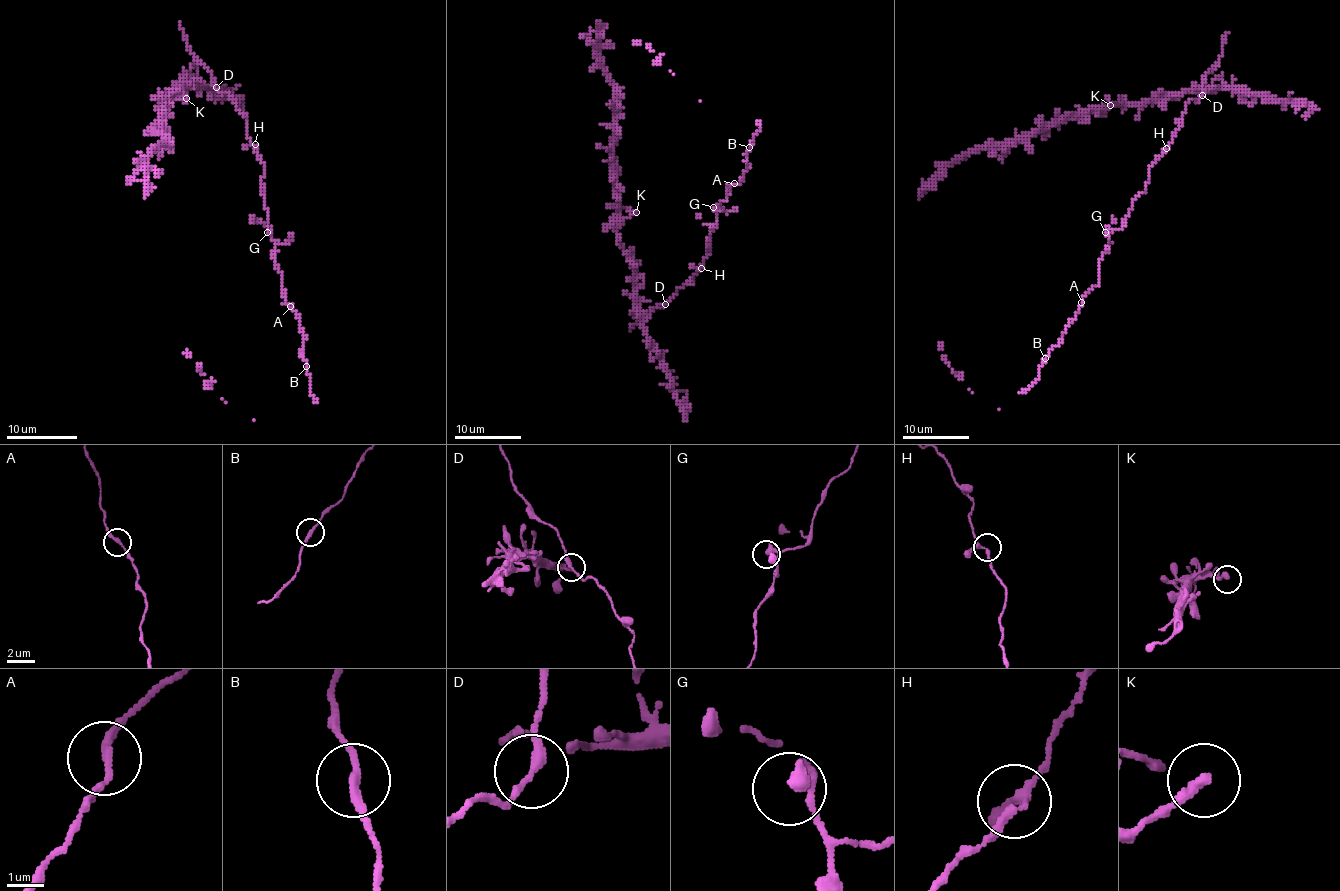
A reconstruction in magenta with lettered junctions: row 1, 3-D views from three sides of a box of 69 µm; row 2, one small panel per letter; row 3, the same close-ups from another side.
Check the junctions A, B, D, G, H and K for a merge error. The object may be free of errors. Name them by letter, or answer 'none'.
none

